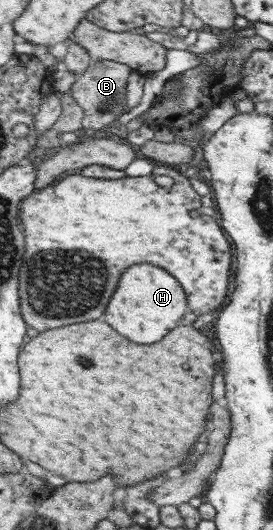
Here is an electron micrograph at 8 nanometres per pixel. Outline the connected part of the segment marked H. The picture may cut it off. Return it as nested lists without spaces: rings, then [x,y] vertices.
[[[135,264],[121,276],[117,294],[109,301],[103,320],[111,326],[117,326],[121,334],[137,344],[153,344],[167,337],[171,330],[177,328],[179,320],[187,312],[187,293],[175,275],[151,264]]]

